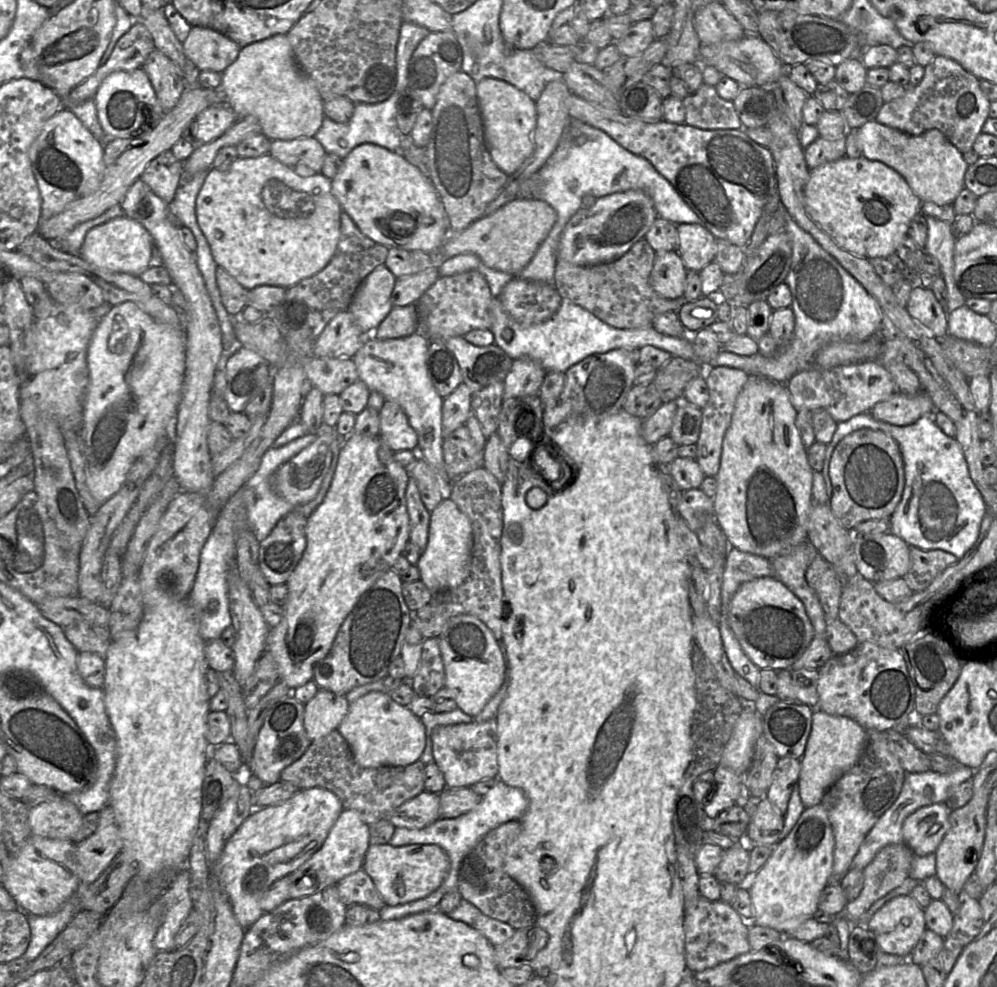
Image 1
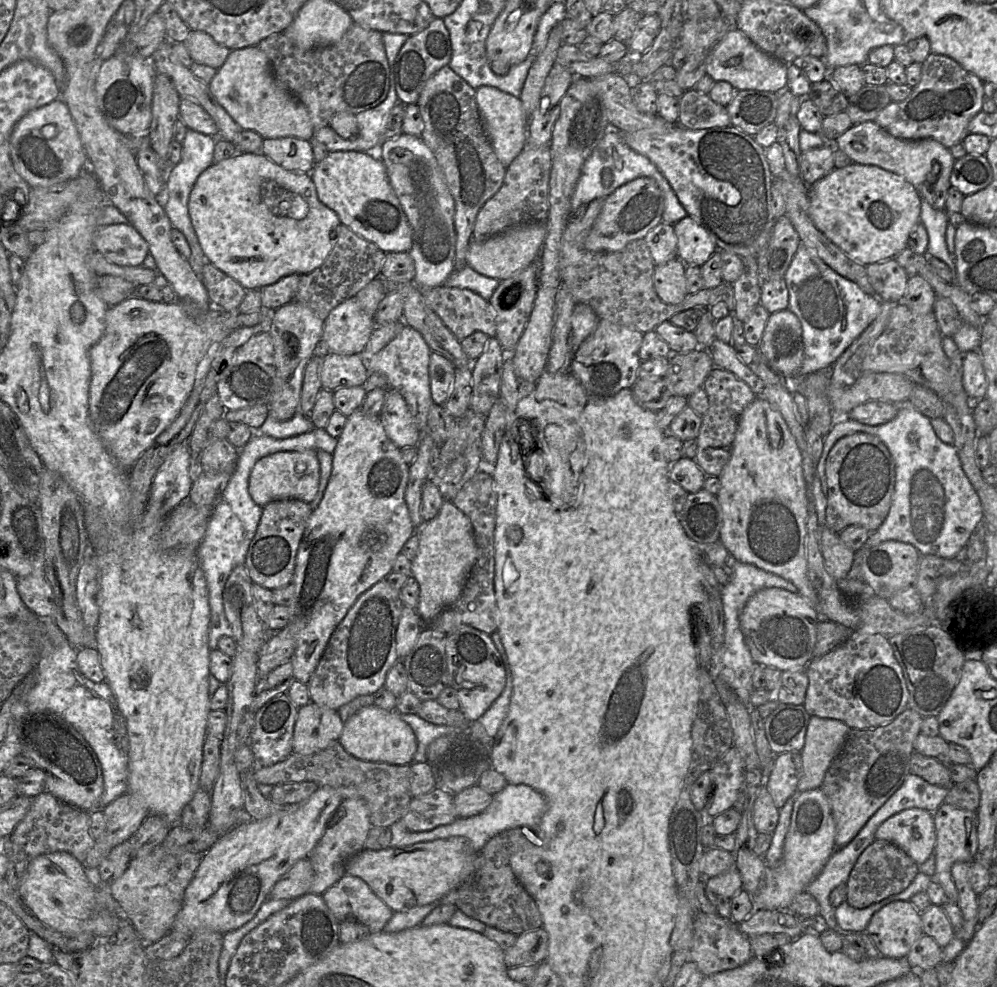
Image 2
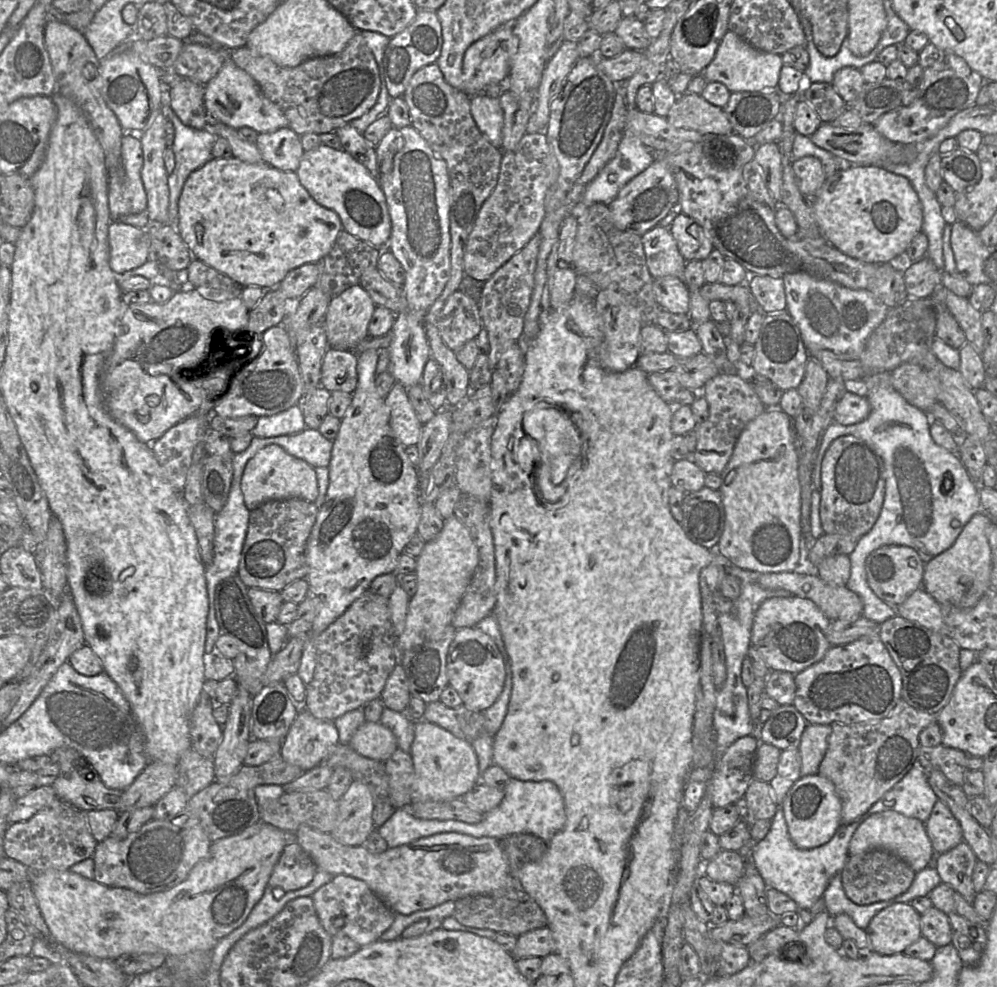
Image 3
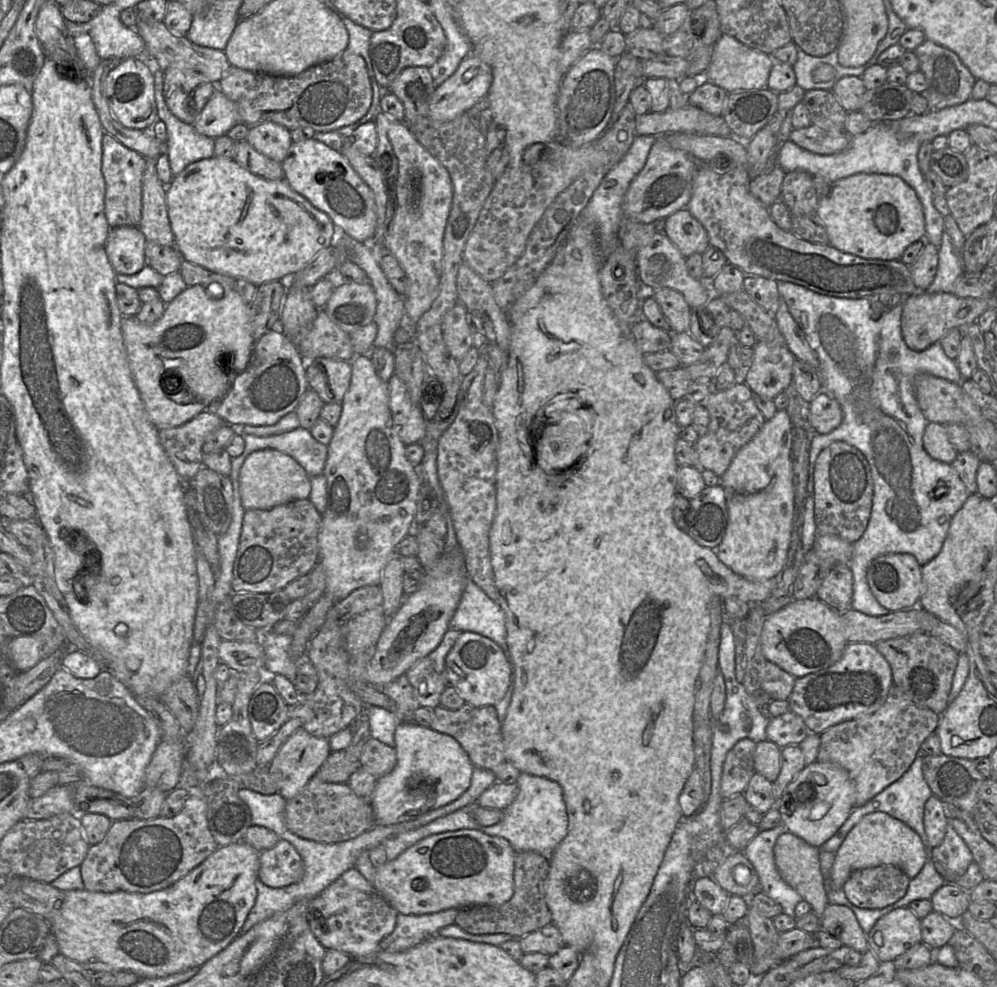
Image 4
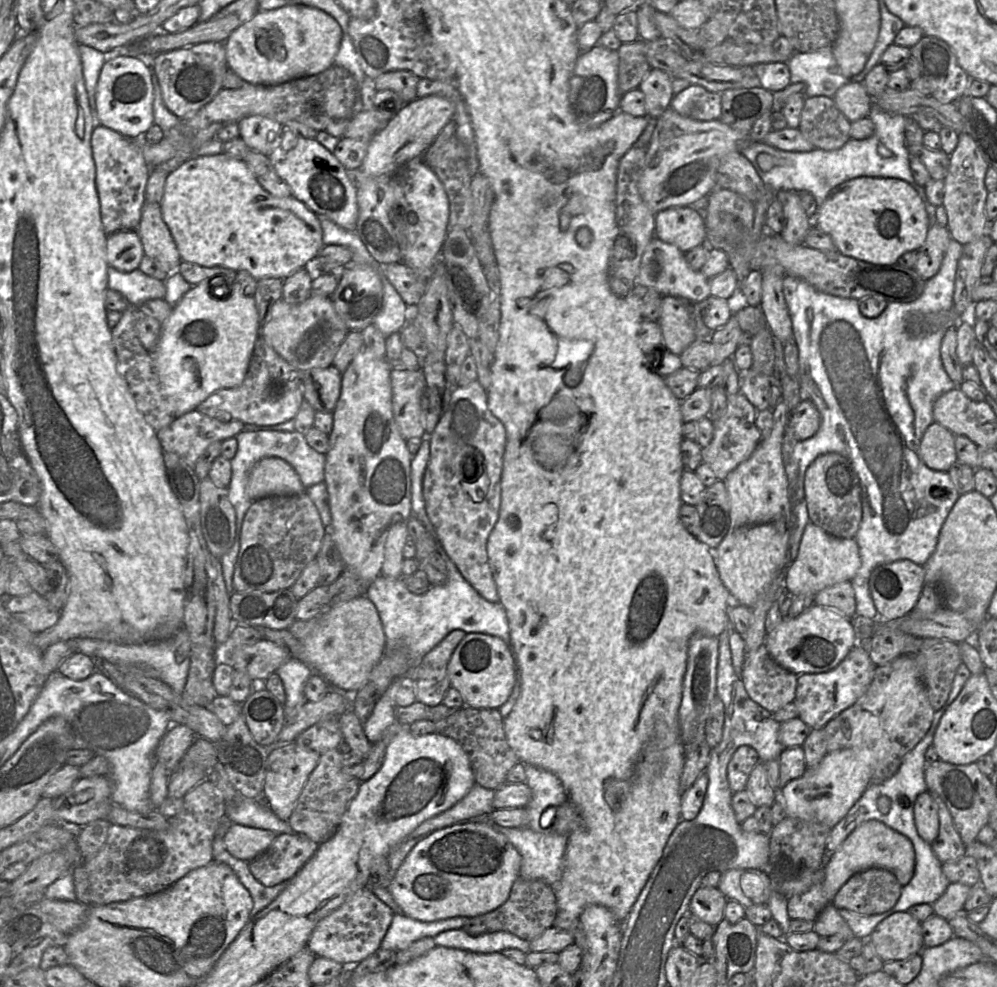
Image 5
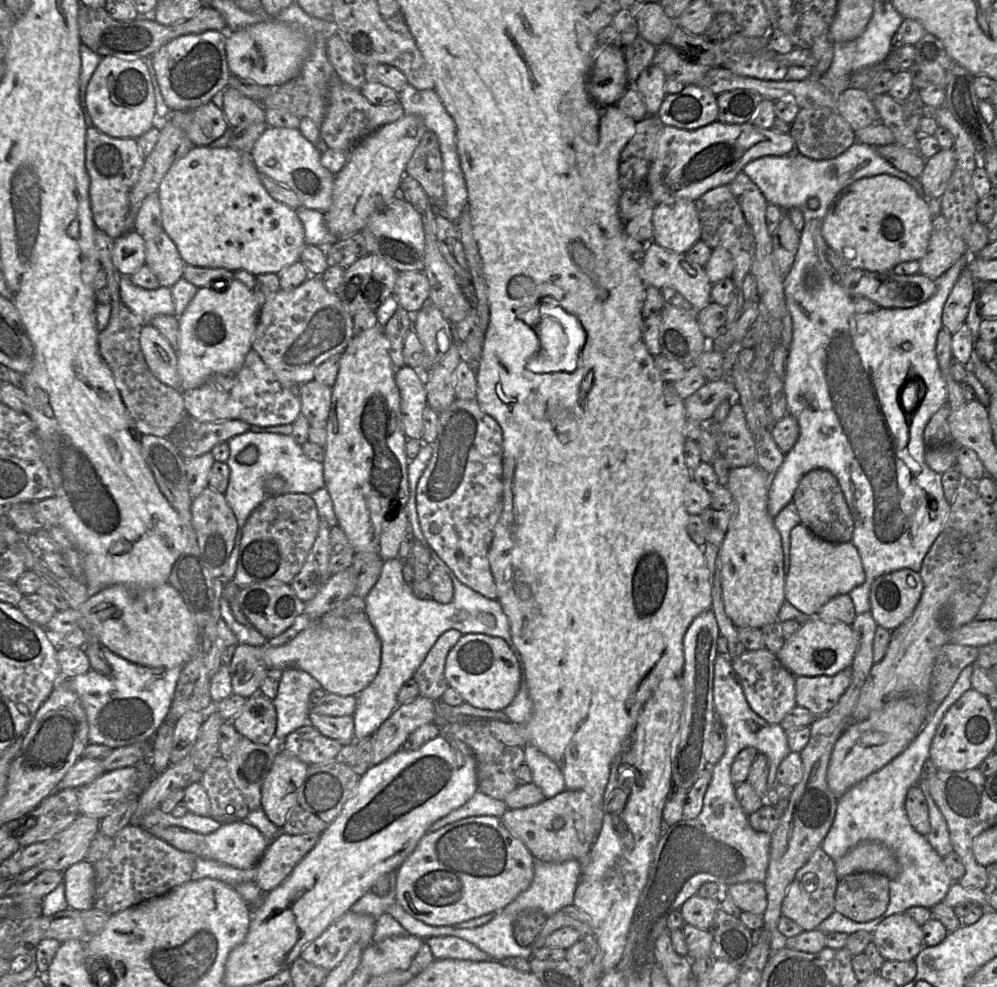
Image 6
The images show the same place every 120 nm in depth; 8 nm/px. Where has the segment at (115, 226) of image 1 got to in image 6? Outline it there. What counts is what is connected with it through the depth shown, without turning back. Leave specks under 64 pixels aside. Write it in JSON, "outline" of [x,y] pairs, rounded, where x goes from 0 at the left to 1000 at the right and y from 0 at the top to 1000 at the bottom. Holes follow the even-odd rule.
{"outline":[[[134,233],[114,242],[114,270],[123,280],[131,280],[145,267],[145,244]]]}

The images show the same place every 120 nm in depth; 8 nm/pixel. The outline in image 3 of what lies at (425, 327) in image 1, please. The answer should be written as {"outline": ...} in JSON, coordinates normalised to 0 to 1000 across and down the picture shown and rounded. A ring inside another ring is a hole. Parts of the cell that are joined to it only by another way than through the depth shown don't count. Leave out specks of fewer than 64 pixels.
{"outline":[[[460,293],[453,297],[439,319],[438,331],[445,348],[454,356],[478,342],[484,333],[480,307]]]}

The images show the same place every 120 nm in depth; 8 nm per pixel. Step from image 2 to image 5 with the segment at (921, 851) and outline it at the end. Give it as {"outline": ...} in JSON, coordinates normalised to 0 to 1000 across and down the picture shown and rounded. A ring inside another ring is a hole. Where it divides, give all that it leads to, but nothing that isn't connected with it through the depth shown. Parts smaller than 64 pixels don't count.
{"outline":[[[872,831],[862,836],[837,864],[828,868],[825,903],[832,916],[843,900],[857,886],[873,879],[892,881],[905,898],[910,897],[918,883],[918,862],[915,853],[881,831]]]}

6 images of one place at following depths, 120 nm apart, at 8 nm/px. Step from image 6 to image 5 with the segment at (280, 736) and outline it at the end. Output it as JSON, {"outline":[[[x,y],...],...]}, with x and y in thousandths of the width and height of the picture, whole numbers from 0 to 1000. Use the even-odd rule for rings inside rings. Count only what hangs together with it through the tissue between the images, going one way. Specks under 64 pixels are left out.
{"outline":[[[296,666],[288,668],[276,680],[283,689],[287,704],[284,713],[286,732],[294,730],[308,711],[305,695],[314,681],[314,678]]]}

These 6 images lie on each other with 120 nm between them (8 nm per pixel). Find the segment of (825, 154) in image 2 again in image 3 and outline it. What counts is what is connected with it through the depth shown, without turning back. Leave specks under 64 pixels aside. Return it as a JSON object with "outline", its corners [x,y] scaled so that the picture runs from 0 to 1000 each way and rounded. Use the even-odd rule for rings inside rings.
{"outline":[[[806,158],[796,162],[794,170],[802,195],[817,201],[828,182],[824,164],[816,158]]]}

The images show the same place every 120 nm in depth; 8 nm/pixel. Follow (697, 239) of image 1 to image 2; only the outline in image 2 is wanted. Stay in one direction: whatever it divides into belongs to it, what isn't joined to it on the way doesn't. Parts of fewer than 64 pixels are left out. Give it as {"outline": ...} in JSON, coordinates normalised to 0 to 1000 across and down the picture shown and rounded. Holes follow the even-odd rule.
{"outline":[[[691,218],[675,230],[679,240],[679,260],[688,268],[703,271],[719,252],[710,235]]]}

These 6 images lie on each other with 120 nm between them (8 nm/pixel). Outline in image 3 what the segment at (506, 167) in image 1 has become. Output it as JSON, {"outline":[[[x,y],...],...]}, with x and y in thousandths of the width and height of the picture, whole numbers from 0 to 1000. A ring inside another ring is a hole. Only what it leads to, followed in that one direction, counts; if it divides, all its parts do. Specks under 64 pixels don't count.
{"outline":[[[478,94],[472,97],[472,116],[480,132],[498,151],[504,147],[505,111],[499,99]]]}

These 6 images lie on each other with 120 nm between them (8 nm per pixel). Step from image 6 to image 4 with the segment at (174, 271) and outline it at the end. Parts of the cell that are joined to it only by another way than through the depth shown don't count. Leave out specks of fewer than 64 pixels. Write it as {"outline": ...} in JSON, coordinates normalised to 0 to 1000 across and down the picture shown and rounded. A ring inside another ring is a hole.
{"outline":[[[157,160],[146,161],[142,189],[142,221],[138,228],[147,245],[162,249],[176,247],[166,206],[166,188],[157,177]]]}

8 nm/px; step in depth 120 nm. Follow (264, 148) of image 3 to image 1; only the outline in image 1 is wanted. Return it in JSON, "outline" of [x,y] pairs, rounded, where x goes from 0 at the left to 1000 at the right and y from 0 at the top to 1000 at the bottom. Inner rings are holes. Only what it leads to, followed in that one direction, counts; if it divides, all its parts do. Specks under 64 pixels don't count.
{"outline":[[[315,139],[273,142],[270,156],[302,178],[321,175],[327,153]]]}

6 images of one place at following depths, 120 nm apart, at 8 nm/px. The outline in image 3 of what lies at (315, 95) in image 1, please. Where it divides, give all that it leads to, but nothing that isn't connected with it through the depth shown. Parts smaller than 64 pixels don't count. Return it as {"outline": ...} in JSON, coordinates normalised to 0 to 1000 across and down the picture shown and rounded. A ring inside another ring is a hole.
{"outline":[[[228,57],[219,74],[205,87],[205,106],[210,122],[232,130],[250,129],[260,135],[269,135],[289,129],[283,111],[261,92],[255,80]]]}

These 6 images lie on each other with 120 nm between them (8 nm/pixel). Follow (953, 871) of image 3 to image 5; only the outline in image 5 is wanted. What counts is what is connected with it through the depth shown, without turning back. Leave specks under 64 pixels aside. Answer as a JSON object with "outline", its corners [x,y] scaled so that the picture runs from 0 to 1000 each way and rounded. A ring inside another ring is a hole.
{"outline":[[[933,802],[940,815],[942,828],[942,843],[934,854],[934,859],[944,874],[957,873],[969,866],[969,857],[960,843],[956,830],[948,814]]]}

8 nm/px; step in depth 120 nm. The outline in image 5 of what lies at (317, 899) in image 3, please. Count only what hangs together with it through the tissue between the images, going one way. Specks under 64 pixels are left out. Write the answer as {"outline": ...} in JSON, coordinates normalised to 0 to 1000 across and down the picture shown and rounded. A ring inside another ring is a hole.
{"outline":[[[363,900],[318,935],[307,959],[317,969],[354,979],[381,961],[394,928],[395,923],[371,900]]]}

